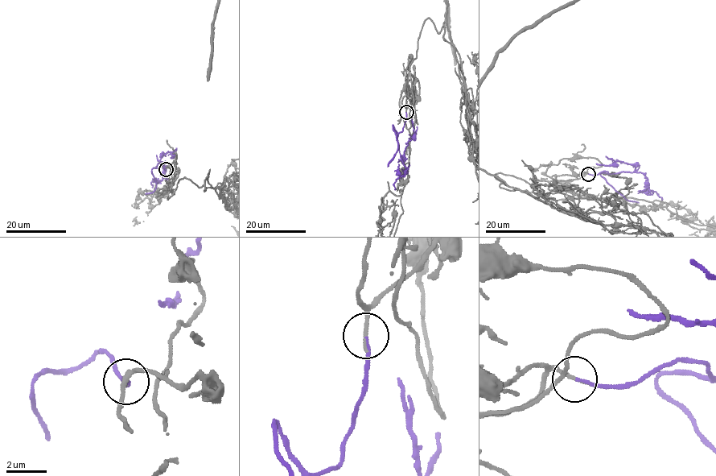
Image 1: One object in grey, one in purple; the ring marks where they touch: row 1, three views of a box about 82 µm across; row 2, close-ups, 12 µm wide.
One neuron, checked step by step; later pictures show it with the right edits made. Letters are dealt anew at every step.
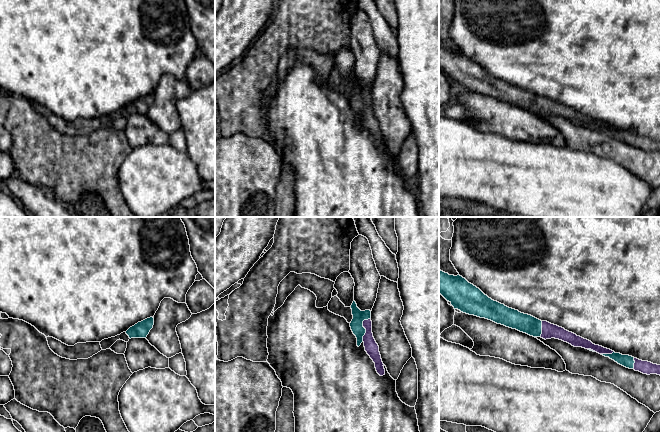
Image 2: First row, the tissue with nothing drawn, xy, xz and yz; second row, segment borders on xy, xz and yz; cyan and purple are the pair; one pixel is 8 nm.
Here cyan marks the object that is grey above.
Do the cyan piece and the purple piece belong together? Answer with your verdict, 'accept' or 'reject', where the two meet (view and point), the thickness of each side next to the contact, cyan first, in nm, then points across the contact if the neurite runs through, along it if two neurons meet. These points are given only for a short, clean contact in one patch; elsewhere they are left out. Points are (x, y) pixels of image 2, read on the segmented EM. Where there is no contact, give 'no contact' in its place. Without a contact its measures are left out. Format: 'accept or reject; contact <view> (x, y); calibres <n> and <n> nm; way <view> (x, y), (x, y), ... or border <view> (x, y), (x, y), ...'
accept; contact xz (364, 328); calibres 100 and 110 nm

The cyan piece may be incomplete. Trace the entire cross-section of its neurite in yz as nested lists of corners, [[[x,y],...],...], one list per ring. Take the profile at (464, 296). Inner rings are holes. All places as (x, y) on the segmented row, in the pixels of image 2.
[[[439,269],[439,293],[451,303],[454,309],[463,313],[491,320],[533,337],[541,337],[545,340],[551,338],[562,340],[574,347],[582,347],[609,357],[618,364],[643,374],[660,375],[660,365],[615,353],[562,327],[509,308],[489,298],[460,275],[449,275]]]

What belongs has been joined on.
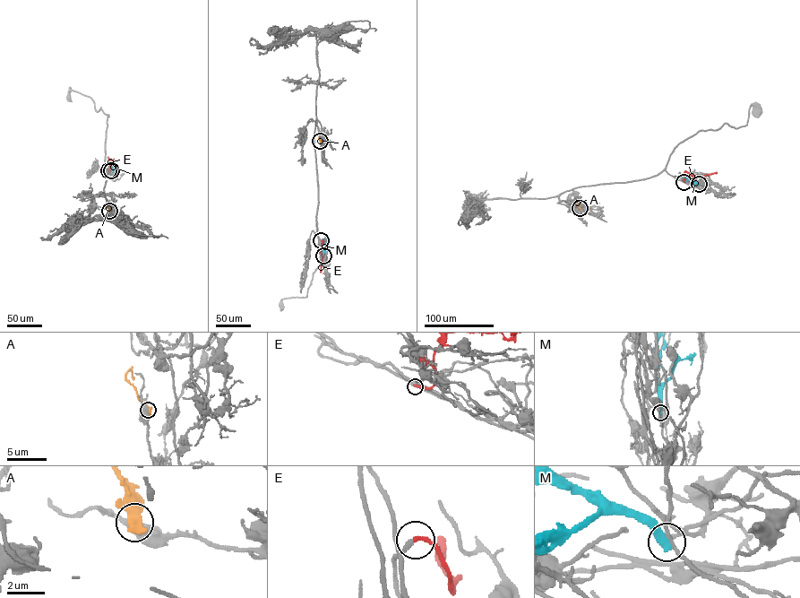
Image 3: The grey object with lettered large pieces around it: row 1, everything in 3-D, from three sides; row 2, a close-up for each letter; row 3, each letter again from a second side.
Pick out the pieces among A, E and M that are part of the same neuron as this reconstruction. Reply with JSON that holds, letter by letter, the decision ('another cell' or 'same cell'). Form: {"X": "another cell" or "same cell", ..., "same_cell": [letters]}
{"A": "another cell", "E": "same cell", "M": "another cell", "same_cell": ["E"]}

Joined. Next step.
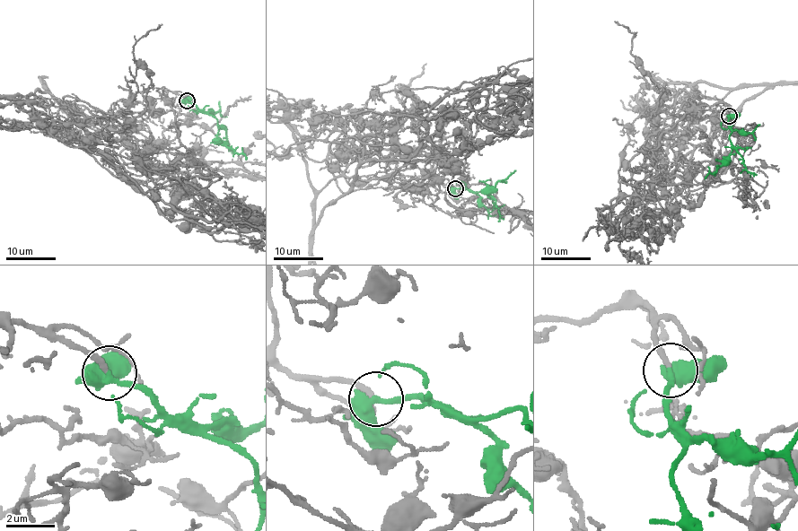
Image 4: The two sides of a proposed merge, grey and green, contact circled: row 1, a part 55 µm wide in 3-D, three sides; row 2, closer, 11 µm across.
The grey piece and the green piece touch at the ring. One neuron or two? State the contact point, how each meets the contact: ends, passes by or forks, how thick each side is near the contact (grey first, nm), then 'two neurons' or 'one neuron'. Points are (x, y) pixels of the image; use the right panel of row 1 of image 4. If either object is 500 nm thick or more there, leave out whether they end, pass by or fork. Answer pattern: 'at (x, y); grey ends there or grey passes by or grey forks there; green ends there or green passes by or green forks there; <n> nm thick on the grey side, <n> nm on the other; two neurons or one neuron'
at (729, 116); grey ends there; green forks there; 220 nm thick on the grey side, 280 nm on the other; one neuron

